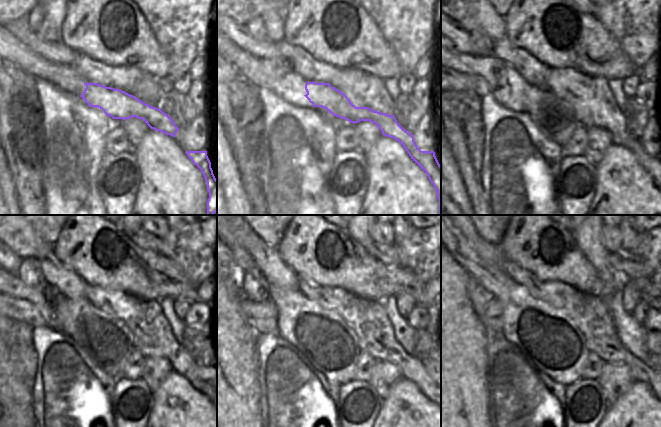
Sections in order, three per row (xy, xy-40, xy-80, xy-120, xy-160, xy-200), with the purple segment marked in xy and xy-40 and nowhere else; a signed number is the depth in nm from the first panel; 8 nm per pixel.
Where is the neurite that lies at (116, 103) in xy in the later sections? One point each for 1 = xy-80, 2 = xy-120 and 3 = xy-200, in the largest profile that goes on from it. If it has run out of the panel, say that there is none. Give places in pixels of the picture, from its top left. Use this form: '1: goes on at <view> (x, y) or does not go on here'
1: goes on at xy-80 (634, 144)
2: goes on at xy-120 (187, 367)
3: goes on at xy-200 (641, 371)

